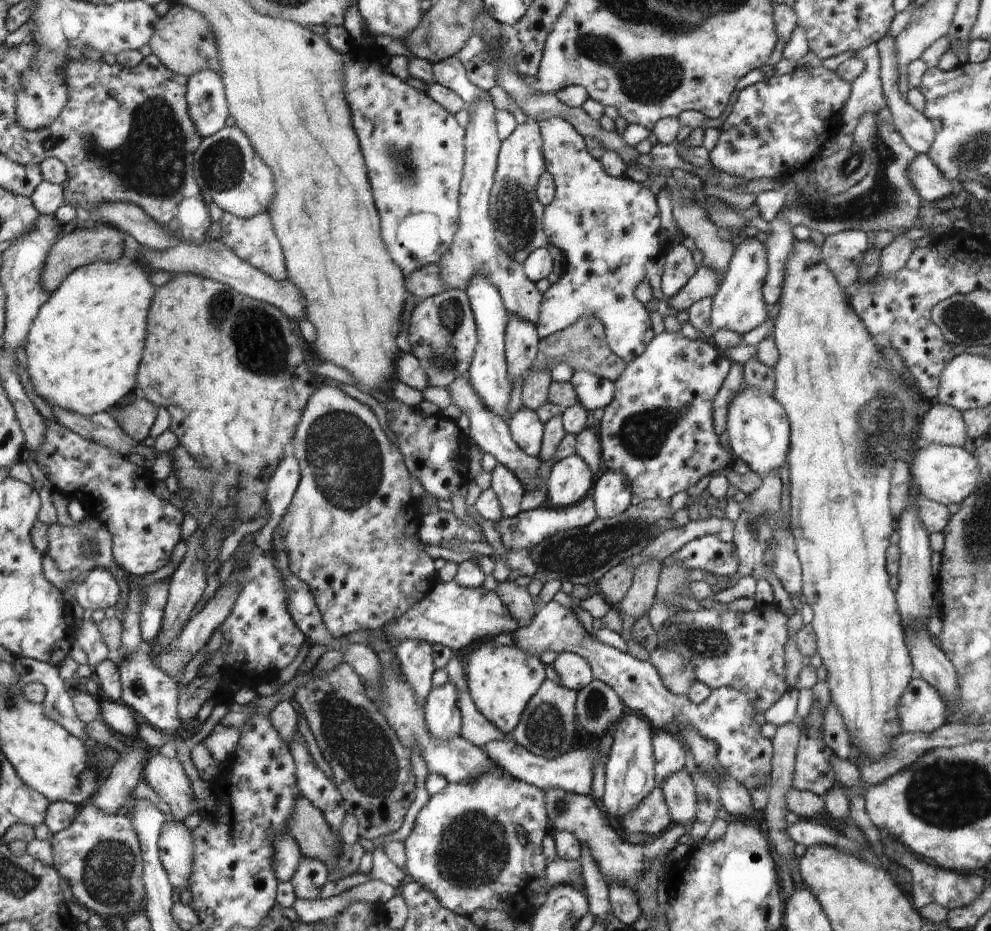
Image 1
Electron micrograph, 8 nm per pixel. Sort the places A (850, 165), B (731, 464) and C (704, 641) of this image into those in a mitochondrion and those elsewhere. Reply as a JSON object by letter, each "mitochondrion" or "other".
{"A":"mitochondrion","B":"other","C":"mitochondrion"}

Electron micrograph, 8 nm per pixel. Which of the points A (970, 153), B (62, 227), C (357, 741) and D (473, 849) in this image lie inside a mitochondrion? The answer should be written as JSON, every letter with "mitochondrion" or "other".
{"A":"mitochondrion","B":"other","C":"mitochondrion","D":"mitochondrion"}

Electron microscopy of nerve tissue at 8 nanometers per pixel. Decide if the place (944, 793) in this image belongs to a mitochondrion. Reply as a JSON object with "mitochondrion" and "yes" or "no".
{"mitochondrion":"yes"}

